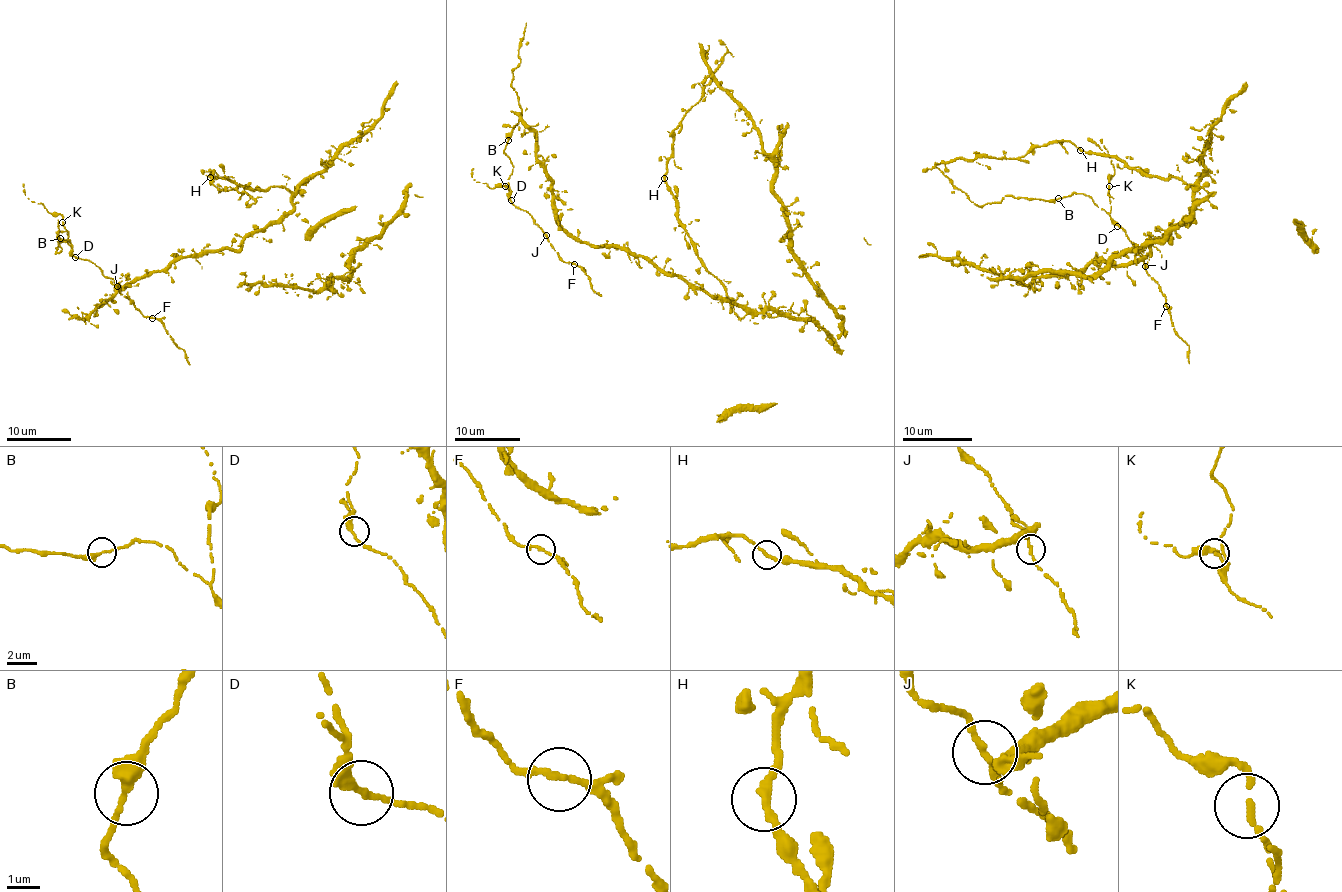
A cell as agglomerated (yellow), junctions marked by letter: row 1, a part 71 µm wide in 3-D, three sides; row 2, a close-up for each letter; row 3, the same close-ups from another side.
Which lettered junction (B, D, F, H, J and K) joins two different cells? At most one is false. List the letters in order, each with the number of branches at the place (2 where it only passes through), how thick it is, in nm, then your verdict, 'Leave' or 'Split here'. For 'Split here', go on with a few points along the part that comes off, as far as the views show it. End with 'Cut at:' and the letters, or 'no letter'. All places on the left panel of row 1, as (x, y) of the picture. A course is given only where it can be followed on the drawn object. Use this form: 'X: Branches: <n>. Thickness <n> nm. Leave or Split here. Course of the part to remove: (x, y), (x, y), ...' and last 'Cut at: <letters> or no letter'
B: Branches: 2. Thickness 280 nm. Leave
D: Branches: 2. Thickness 280 nm. Leave
F: Branches: 2. Thickness 200 nm. Leave
H: Branches: 2. Thickness 240 nm. Leave
J: Branches: 2. Thickness 200 nm. Leave
K: Branches: 2. Thickness 240 nm. Leave
Cut at: no letter

